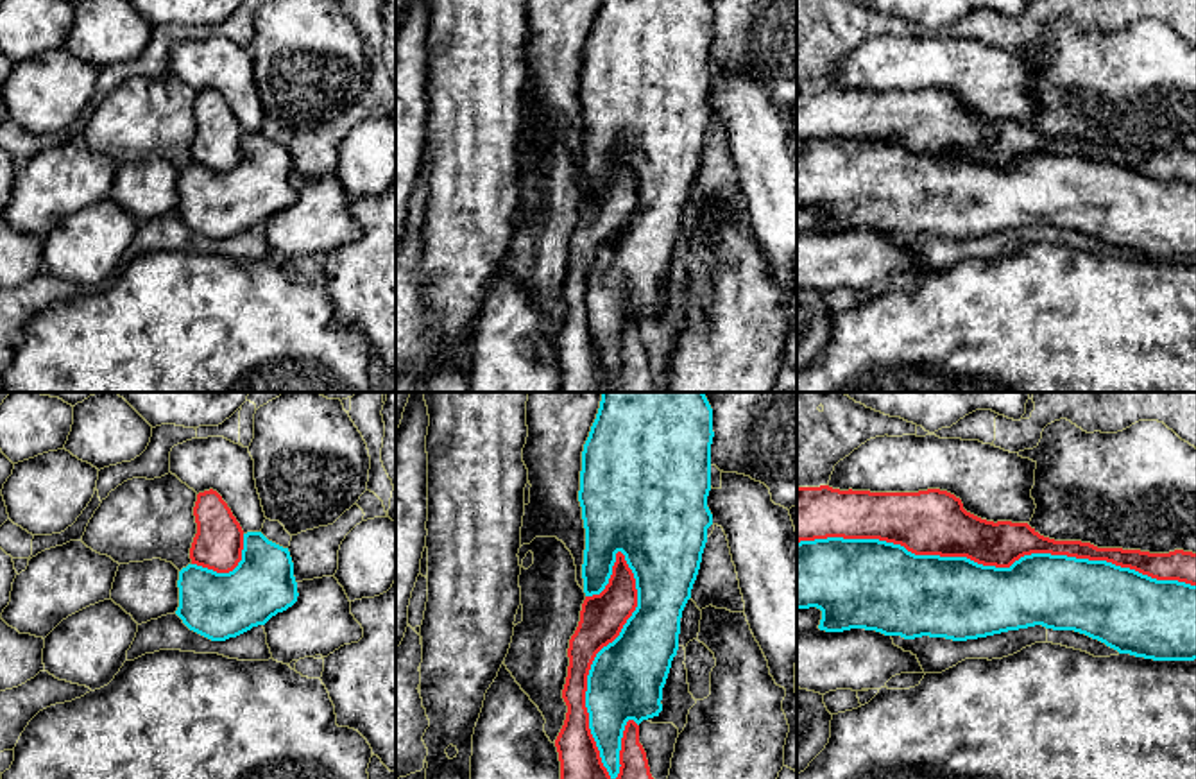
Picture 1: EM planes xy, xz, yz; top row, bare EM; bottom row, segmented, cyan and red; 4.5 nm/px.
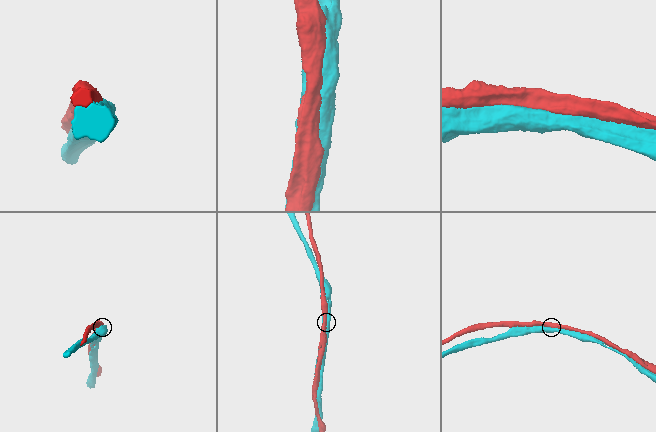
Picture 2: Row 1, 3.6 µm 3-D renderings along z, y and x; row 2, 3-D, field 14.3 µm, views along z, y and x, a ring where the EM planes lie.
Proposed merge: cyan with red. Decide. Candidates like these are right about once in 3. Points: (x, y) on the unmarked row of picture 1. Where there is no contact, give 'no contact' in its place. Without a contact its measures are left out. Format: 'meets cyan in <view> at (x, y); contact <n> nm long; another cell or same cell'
meets cyan in yz at (994, 165); contact 1800 nm long; another cell

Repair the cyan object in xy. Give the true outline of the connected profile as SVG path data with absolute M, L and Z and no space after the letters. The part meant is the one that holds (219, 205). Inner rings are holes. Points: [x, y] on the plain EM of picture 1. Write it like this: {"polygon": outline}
{"polygon": "M261 131L243 133L242 159L233 170L217 172L188 163L179 170L177 186L179 206L175 213L190 229L211 240L226 240L265 224L272 215L292 206L299 195L288 147L269 140Z"}

